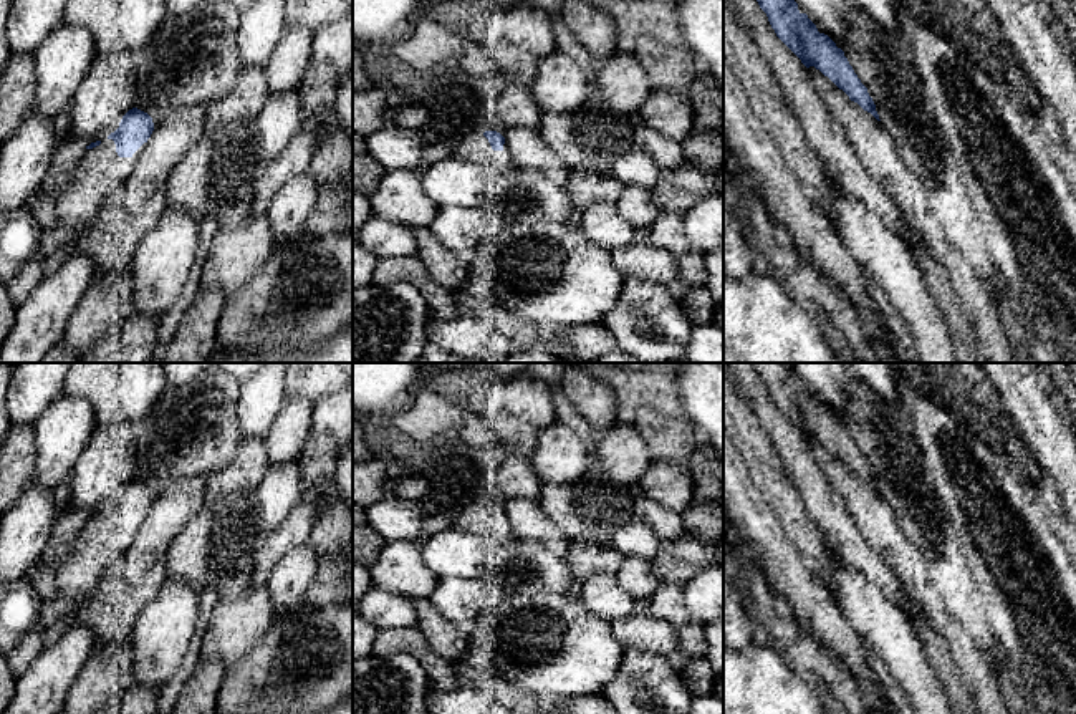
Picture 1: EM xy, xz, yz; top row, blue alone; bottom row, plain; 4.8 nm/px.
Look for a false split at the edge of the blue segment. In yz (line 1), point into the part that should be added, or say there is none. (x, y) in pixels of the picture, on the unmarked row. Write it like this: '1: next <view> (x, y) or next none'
1: next none

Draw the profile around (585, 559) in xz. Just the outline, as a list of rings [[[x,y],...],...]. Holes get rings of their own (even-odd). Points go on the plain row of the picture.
[[[569,542],[564,558],[573,575],[569,591],[579,595],[581,585],[589,575],[614,575],[622,565],[624,555],[609,543]]]

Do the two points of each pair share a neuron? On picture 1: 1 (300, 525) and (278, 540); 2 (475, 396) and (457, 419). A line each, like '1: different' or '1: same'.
1: same
2: different

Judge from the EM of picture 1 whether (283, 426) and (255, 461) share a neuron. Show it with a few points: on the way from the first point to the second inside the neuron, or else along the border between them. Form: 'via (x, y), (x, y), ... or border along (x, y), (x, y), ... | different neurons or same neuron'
border along (264, 436), (270, 466) | different neurons

